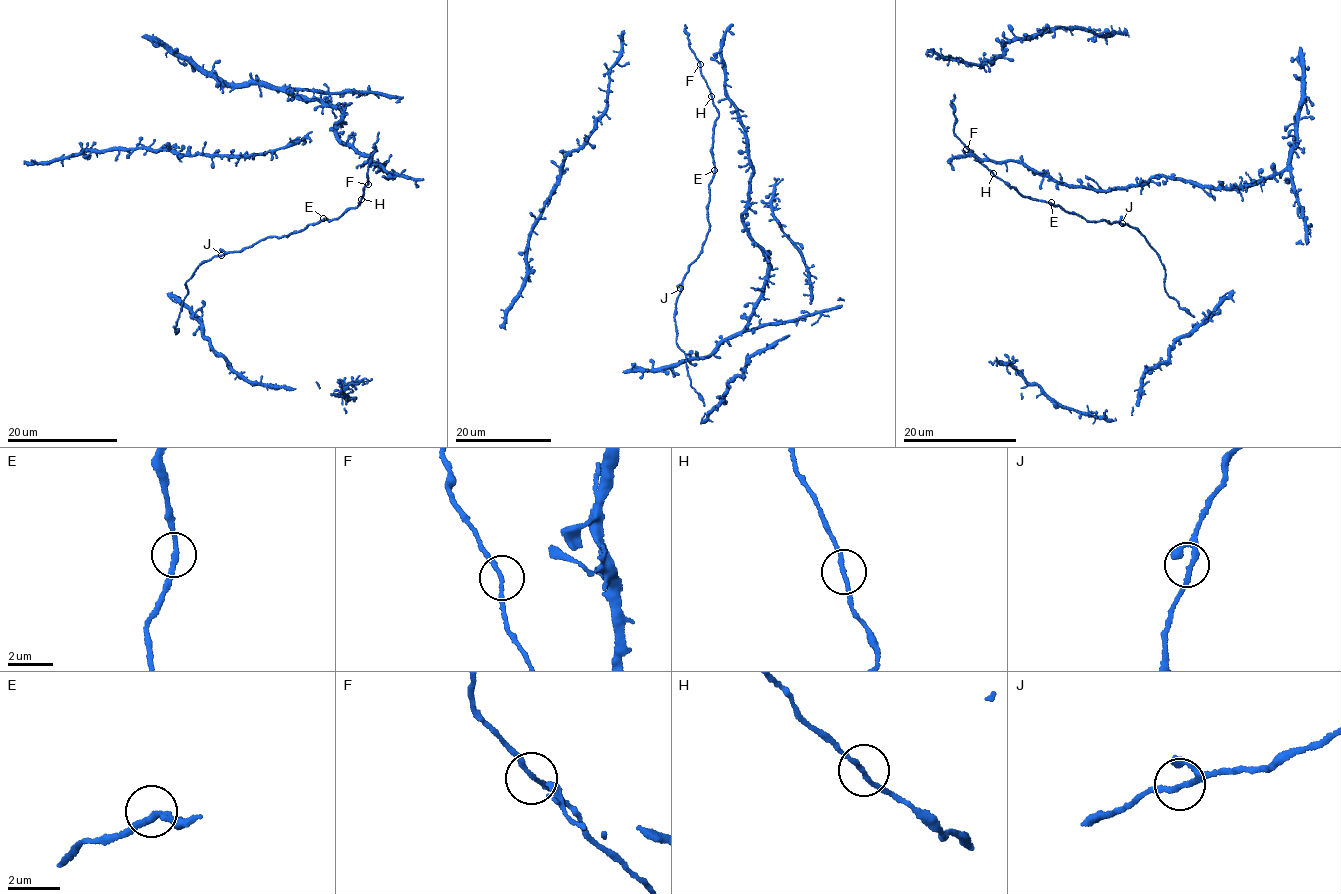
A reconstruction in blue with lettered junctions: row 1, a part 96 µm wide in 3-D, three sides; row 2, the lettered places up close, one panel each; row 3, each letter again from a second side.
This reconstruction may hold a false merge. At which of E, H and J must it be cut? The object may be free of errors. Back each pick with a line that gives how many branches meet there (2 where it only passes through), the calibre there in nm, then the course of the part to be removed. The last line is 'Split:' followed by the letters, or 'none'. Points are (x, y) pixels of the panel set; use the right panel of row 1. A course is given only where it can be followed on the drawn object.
Split: none

